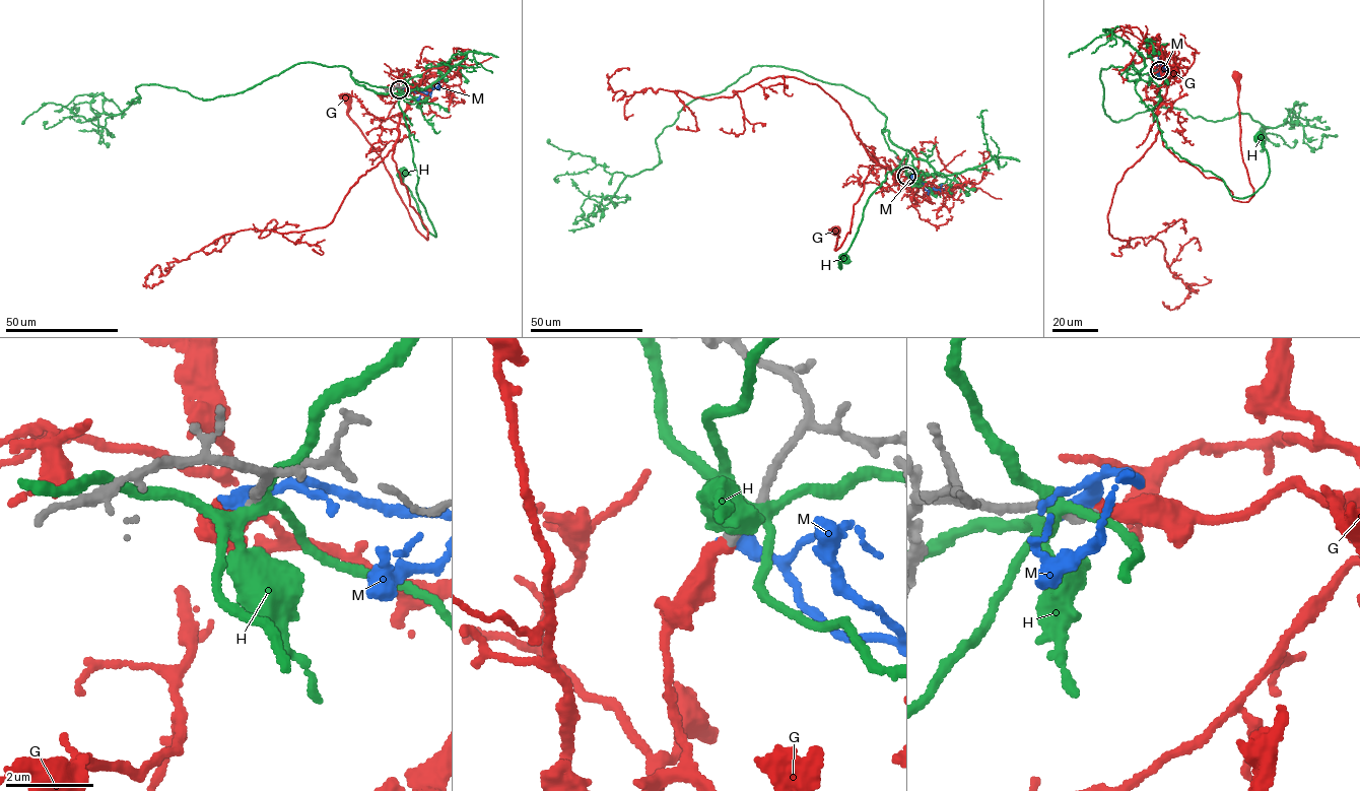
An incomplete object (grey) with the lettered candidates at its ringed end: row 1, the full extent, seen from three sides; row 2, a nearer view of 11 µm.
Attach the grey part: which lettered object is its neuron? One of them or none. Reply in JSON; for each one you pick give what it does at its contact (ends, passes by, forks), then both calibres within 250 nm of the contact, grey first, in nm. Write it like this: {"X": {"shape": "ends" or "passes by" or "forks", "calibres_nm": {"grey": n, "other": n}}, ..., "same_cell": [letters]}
{"G": {"shape": "ends", "calibres_nm": {"grey": 240, "other": 320}}, "same_cell": ["G"]}

